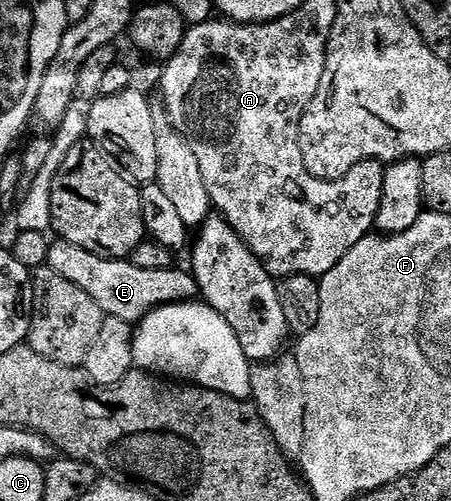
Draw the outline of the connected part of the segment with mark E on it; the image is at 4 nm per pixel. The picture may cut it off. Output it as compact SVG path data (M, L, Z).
M65 240L50 242L49 266L64 280L72 280L76 288L84 288L96 304L100 304L103 315L119 318L131 324L137 324L157 306L170 306L174 302L188 302L199 297L198 282L189 269L152 270L136 268L136 264L120 258L105 258L103 254L93 254L80 244Z

